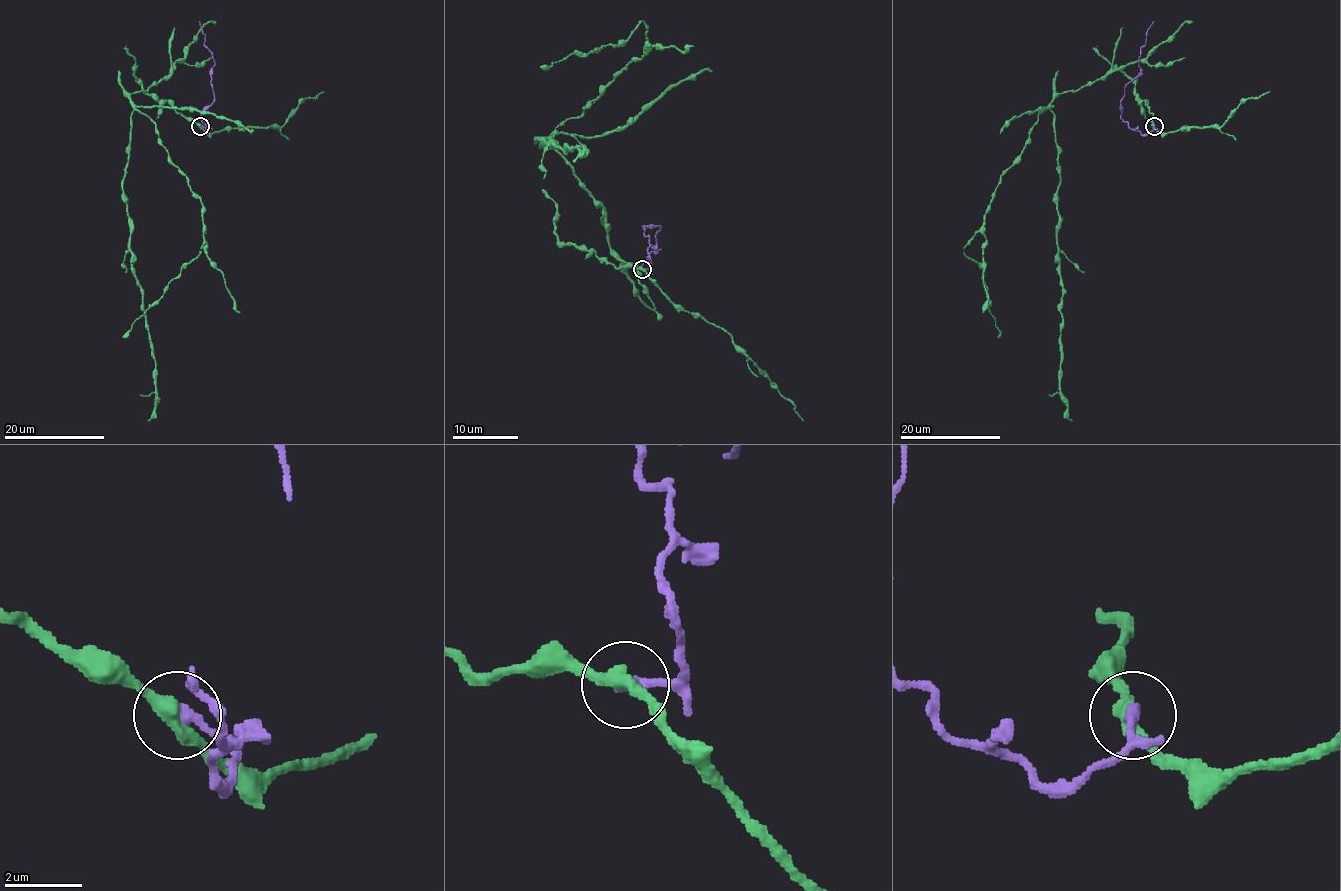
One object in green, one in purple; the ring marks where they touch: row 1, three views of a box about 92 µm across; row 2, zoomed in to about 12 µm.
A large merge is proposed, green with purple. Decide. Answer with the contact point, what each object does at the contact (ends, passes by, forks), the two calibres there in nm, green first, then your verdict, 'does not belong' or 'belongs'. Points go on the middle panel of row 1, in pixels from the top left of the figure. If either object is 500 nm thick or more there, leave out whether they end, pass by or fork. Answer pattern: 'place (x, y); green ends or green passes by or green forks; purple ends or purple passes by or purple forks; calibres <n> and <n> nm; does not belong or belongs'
place (642, 269); green passes by; purple ends; calibres 360 and 280 nm; does not belong

